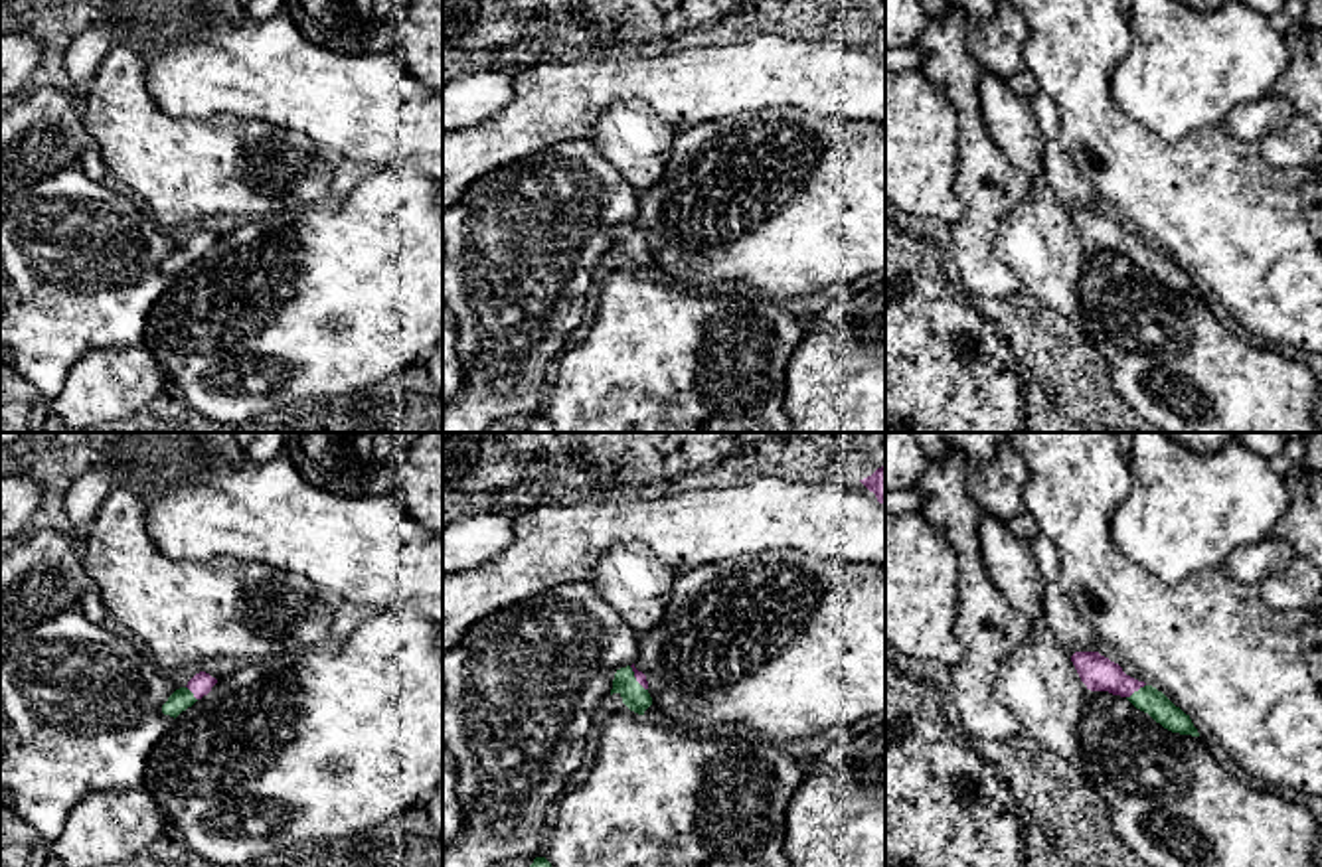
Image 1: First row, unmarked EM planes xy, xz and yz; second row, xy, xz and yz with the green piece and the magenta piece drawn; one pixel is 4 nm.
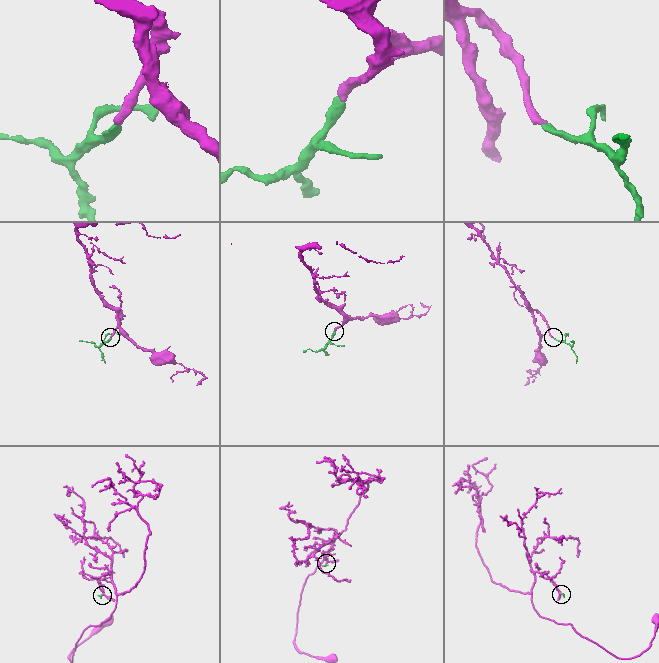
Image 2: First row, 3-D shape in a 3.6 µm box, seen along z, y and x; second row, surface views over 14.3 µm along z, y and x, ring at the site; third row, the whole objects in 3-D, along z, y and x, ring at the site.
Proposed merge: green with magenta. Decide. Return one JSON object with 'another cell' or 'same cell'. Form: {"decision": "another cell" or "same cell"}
{"decision": "same cell"}

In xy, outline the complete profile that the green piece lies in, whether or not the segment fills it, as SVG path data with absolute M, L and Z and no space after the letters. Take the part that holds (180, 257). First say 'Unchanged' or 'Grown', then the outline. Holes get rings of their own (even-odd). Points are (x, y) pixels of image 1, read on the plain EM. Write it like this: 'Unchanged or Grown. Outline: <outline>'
Grown. Outline: M206 229L196 231L186 245L176 247L168 259L162 263L162 271L170 275L178 275L182 269L192 265L198 257L207 253L211 245L217 241L215 235L211 235Z

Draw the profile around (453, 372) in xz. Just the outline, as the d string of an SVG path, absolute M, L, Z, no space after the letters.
M443 304L443 403L456 397L464 369L456 350L458 328L451 310Z

